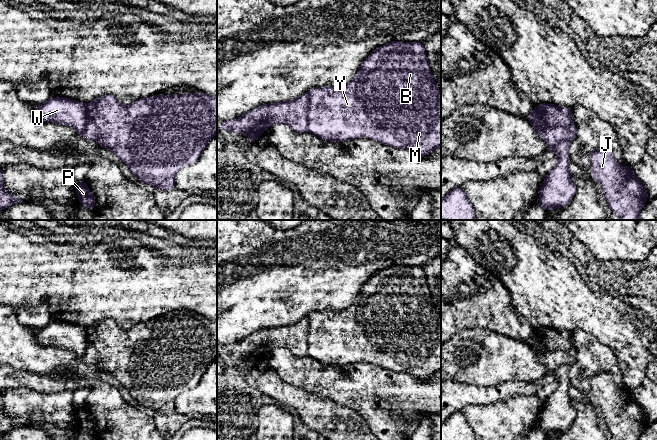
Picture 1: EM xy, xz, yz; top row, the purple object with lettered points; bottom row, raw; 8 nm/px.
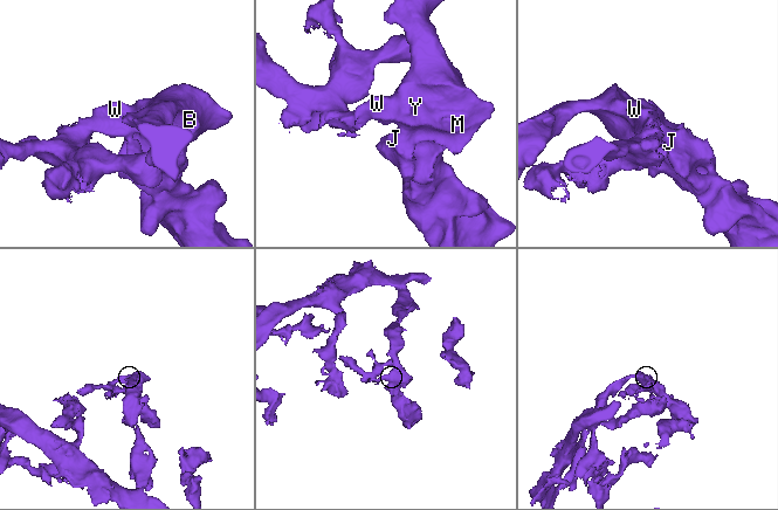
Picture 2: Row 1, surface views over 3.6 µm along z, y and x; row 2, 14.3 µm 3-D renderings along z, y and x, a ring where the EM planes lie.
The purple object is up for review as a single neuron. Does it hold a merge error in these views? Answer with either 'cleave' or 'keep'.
cleave

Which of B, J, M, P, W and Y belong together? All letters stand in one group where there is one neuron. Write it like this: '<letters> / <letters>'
B J M Y / P W

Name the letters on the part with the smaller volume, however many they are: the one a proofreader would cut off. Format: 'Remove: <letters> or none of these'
Remove: P, W

